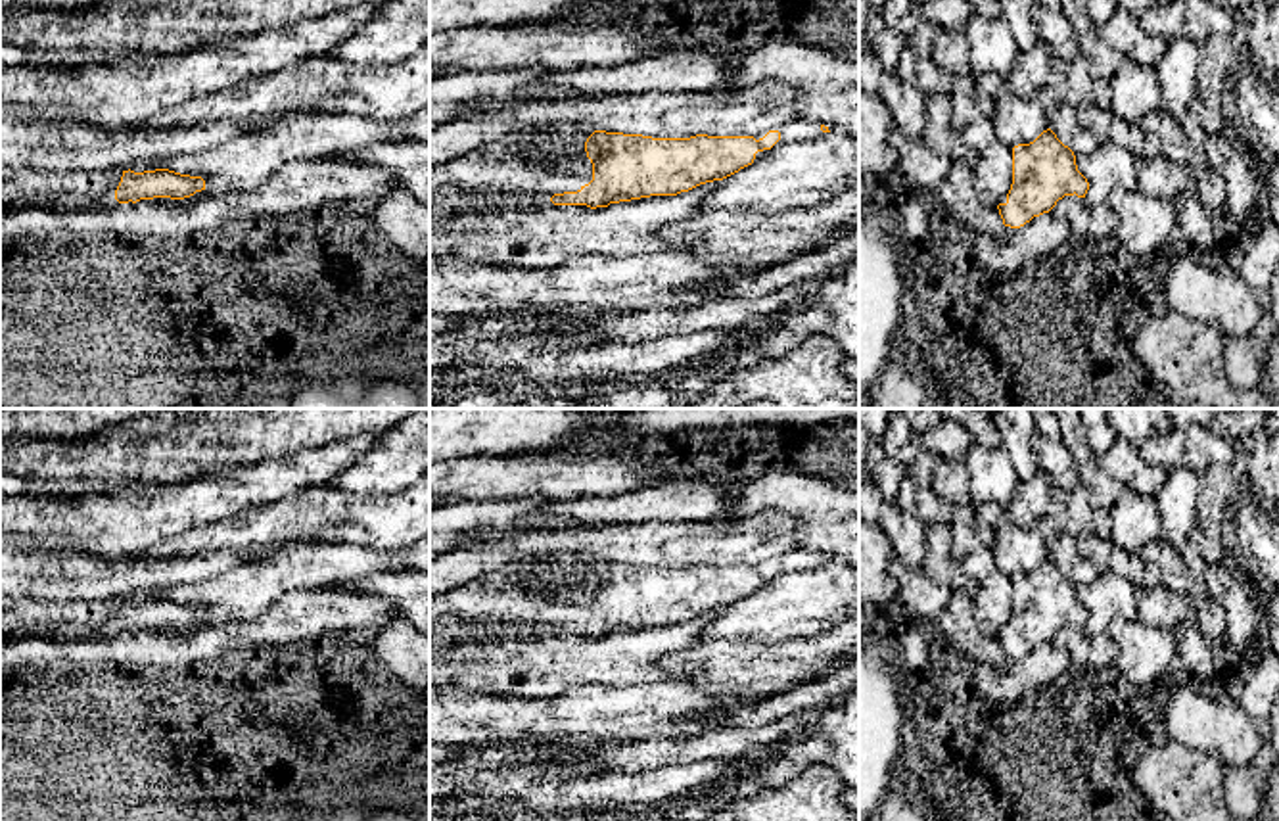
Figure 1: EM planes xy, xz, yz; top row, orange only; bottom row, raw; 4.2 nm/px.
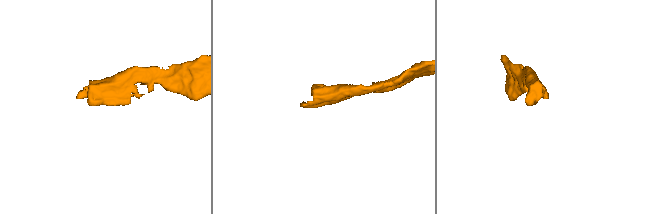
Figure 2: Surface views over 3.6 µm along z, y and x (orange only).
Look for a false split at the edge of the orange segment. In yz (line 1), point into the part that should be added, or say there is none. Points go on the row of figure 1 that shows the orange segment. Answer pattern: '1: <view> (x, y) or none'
1: none

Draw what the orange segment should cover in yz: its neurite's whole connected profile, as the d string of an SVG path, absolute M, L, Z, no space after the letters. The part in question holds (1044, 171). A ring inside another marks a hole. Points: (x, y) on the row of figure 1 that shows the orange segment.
M1047 129L1034 142L1012 148L1012 184L997 209L1005 226L1020 228L1064 196L1085 198L1087 190L1074 152Z

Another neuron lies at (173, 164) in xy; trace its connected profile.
M430 109L403 121L295 111L201 153L140 159L128 169L134 173L169 169L201 176L205 188L190 198L205 198L257 190L293 161L337 157L343 152L399 140L430 142Z

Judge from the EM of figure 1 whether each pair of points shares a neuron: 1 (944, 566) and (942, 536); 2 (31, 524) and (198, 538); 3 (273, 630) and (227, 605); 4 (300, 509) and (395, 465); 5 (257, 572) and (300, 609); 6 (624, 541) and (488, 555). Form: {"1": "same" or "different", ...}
{"1": "same", "2": "different", "3": "different", "4": "different", "5": "different", "6": "same"}

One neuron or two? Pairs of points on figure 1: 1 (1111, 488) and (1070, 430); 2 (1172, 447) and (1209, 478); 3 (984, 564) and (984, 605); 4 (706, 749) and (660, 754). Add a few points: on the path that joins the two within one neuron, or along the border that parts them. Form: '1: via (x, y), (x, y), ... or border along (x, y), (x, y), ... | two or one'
1: via (1097, 474), (1076, 444) | one
2: border along (1212, 467), (1201, 476) | two
3: via (986, 574), (988, 595) | one
4: via (695, 749), (672, 750) | one

